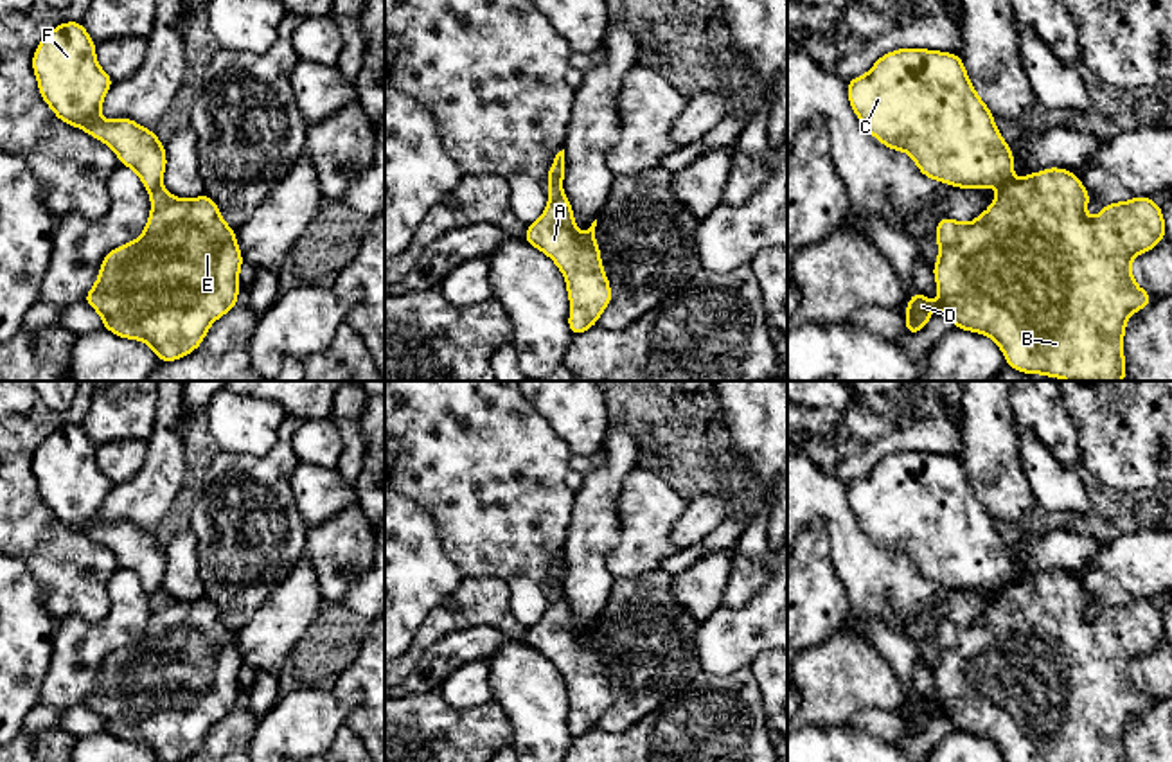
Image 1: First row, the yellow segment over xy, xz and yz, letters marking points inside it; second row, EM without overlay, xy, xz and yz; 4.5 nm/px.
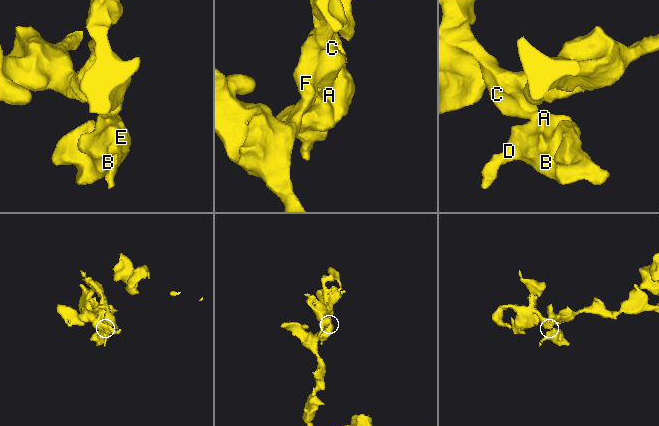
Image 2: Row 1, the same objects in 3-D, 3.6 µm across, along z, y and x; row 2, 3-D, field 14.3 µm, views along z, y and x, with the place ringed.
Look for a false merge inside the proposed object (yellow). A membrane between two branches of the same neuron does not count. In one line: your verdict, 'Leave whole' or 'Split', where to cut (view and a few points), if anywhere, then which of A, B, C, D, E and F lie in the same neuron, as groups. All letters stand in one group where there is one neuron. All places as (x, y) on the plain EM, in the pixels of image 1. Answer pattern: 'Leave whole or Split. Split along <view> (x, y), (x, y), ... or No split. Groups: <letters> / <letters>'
Split. Split along xz (563, 595), (549, 606). Groups: A B D E / C F

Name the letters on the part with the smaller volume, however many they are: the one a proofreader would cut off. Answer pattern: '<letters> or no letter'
A, B, D, E

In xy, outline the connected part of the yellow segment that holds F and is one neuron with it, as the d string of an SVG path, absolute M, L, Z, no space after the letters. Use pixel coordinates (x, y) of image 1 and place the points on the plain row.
M81 424L52 431L36 449L32 473L43 503L61 525L108 546L119 566L131 570L149 595L162 589L167 561L155 534L128 519L101 519L113 482L99 469L95 444Z

